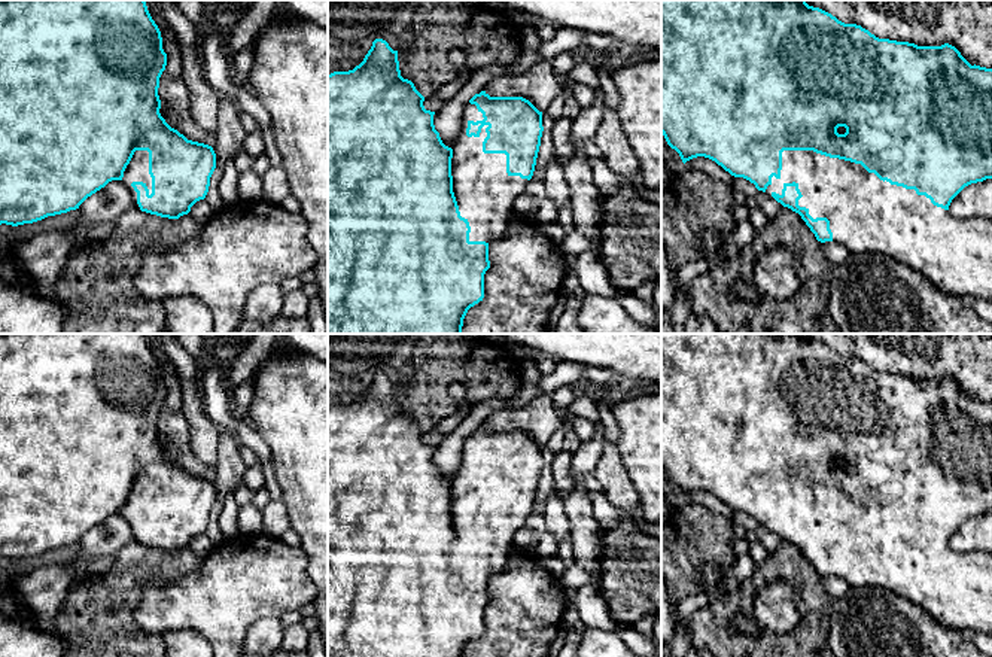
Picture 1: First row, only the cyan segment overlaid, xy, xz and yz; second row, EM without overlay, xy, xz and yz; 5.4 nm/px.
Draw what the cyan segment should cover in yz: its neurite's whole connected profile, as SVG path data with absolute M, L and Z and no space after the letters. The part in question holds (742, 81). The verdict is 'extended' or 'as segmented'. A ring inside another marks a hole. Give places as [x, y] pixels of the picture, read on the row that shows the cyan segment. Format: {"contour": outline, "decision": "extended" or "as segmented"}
{"contour": "M661 0L661 134L684 164L697 156L709 158L798 213L818 241L837 241L849 253L889 256L919 271L947 295L992 302L992 220L955 218L949 212L952 200L965 186L992 179L992 69L971 66L955 46L879 39L861 25L845 24L809 6L806 0Z", "decision": "extended"}

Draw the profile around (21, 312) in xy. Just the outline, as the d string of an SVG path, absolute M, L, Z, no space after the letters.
M0 283L0 334L63 334L63 320L52 296Z

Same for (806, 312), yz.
M782 209L776 219L757 231L752 243L737 258L709 267L693 282L690 286L691 313L709 316L722 334L842 334L828 310L833 268L833 262L822 250L822 243L816 240L801 216L791 209ZM773 246L783 246L792 252L800 279L797 293L788 299L764 295L760 304L737 301L731 295L733 285L739 280L757 285L752 273L754 259L760 252Z

